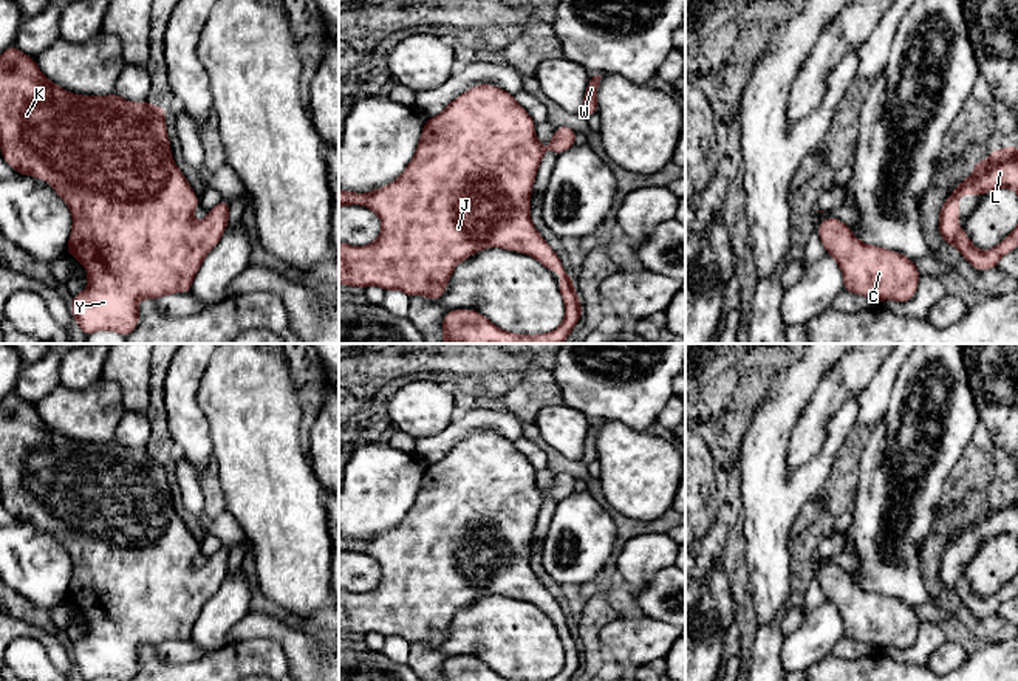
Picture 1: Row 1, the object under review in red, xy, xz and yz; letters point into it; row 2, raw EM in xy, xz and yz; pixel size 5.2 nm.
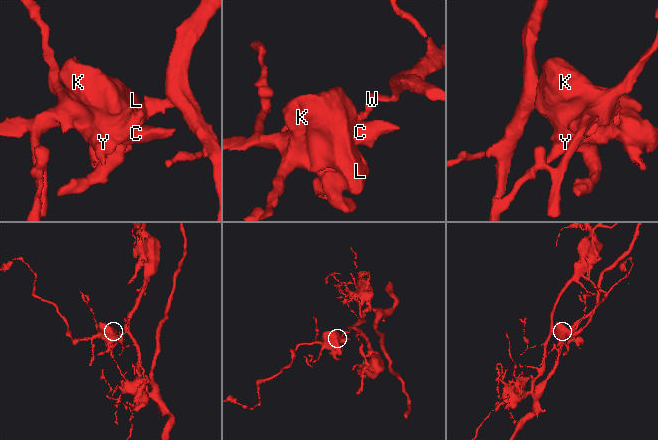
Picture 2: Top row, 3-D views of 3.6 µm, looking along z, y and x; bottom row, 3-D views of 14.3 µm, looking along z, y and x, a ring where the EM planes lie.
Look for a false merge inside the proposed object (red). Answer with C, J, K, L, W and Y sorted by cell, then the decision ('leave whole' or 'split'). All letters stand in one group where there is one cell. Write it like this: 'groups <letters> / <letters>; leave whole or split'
groups C J K L W Y; leave whole

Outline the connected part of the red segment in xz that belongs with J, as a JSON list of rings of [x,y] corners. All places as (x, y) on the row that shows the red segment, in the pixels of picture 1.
[[[478,84],[459,94],[438,116],[425,121],[416,152],[396,181],[368,193],[339,189],[339,207],[362,204],[373,210],[382,223],[377,240],[367,246],[351,246],[339,241],[339,283],[364,289],[374,285],[384,291],[402,291],[410,299],[425,296],[439,300],[446,293],[453,269],[480,249],[518,251],[538,260],[548,271],[560,272],[559,291],[565,302],[565,319],[560,327],[537,336],[517,334],[498,328],[484,314],[473,310],[452,310],[442,319],[442,344],[565,344],[582,319],[582,305],[574,280],[531,221],[529,198],[545,152],[549,149],[559,156],[576,145],[576,133],[569,127],[557,127],[551,144],[545,147],[535,136],[534,119],[511,93],[490,84]]]

